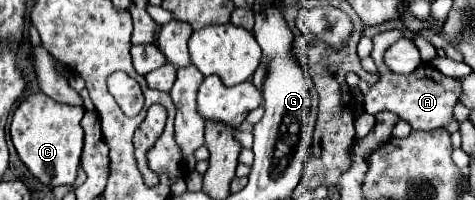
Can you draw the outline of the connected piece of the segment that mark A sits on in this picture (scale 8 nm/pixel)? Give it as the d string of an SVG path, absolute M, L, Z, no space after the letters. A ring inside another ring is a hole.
M399 29L379 33L372 38L373 49L371 57L377 63L381 79L371 86L363 99L363 107L367 113L377 115L381 111L393 111L401 119L405 119L414 130L433 131L439 127L449 129L449 133L455 133L459 129L459 123L453 115L453 105L459 99L459 81L453 77L445 77L441 71L437 71L433 65L421 65L413 71L413 75L397 75L389 71L383 63L383 51L391 47L395 41L403 39L405 33Z

